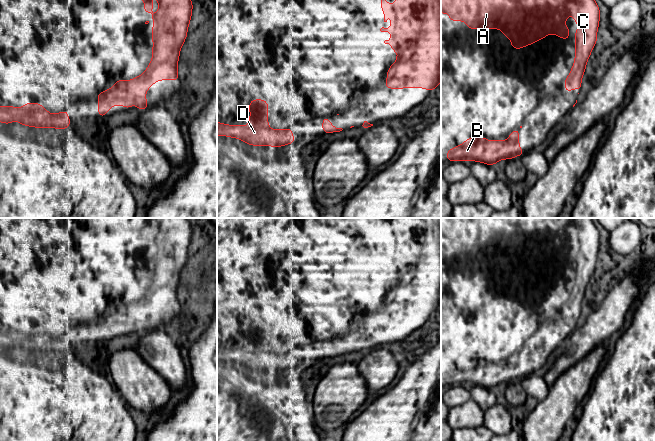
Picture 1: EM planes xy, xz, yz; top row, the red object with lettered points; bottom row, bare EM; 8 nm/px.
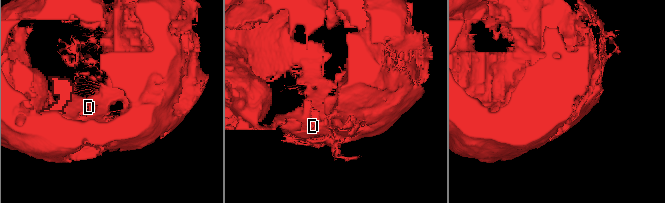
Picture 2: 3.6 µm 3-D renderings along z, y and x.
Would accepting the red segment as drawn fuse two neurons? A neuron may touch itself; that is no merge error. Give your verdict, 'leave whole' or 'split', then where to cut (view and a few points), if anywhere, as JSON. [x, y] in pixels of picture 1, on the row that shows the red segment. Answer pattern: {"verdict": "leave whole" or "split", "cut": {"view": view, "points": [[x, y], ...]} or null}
{"verdict": "leave whole", "cut": null}

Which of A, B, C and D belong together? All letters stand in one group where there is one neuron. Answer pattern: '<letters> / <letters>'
A B C D

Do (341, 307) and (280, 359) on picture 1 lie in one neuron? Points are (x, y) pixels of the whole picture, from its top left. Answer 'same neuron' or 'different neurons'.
same neuron

